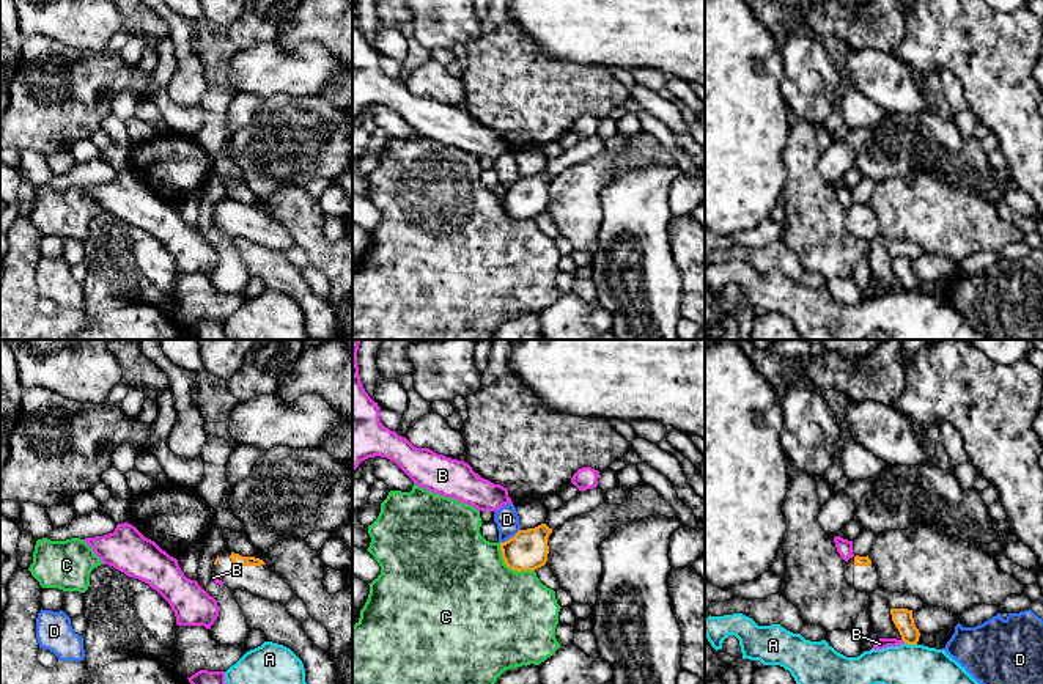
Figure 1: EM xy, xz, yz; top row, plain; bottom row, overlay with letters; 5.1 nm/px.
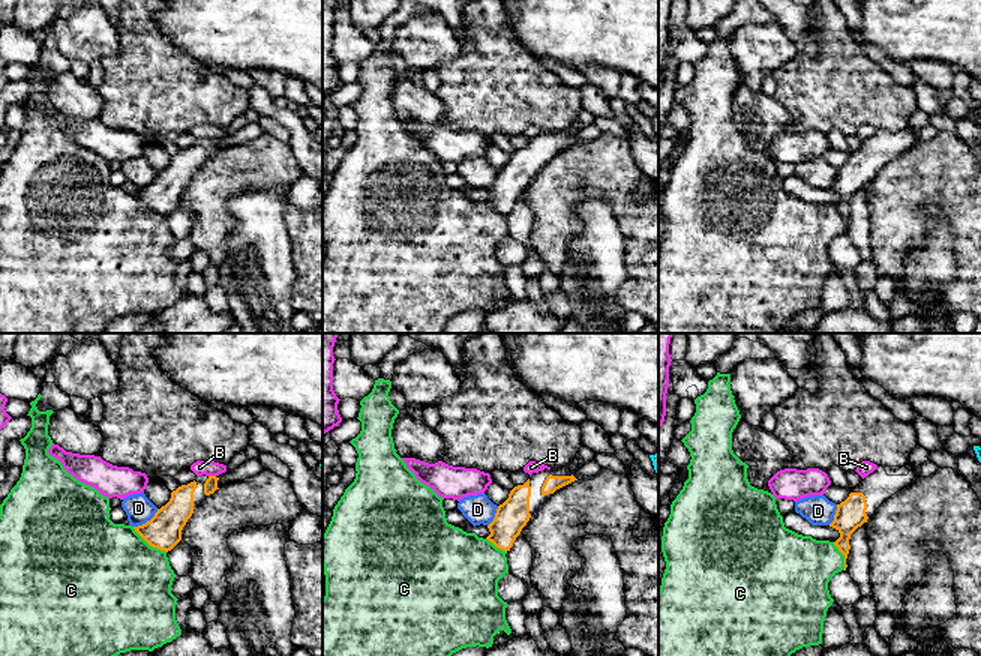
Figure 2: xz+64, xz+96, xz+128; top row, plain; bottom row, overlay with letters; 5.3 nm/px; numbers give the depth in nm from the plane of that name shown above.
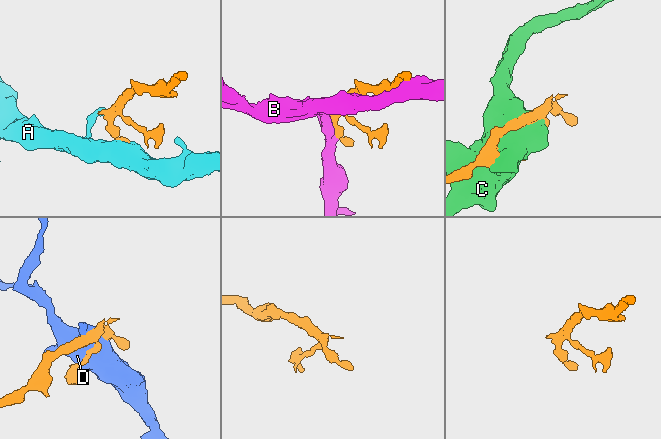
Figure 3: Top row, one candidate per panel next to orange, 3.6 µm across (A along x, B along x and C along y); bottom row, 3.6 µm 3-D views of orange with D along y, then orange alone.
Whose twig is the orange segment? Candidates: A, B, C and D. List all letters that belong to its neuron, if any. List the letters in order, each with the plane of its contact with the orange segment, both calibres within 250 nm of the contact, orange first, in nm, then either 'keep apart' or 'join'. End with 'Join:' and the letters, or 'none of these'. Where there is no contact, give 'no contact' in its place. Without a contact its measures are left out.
A: yz | 100/400 nm | keep apart
B: yz | 100/50 nm | keep apart
C: xz | 200/500 nm | keep apart
D: xz | 200/120 nm | keep apart
Join: none of these

